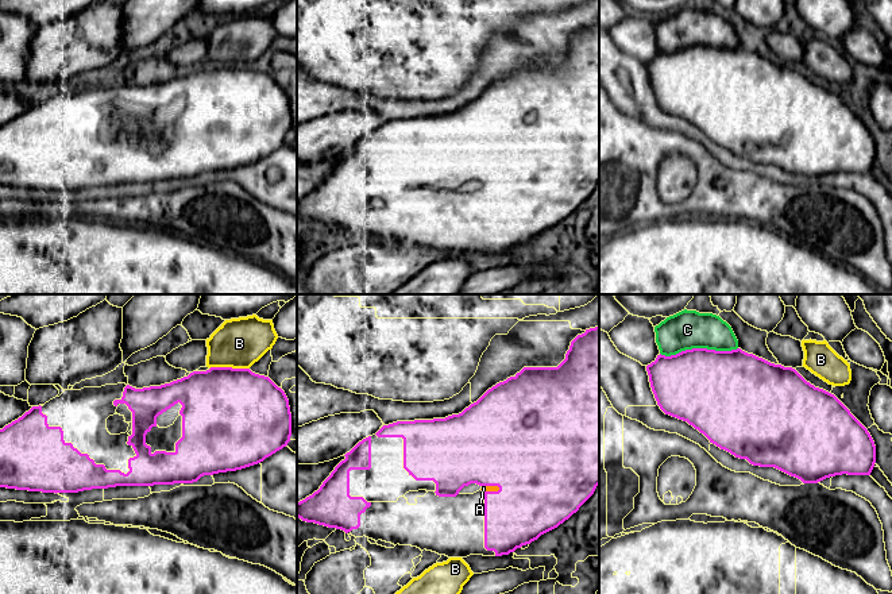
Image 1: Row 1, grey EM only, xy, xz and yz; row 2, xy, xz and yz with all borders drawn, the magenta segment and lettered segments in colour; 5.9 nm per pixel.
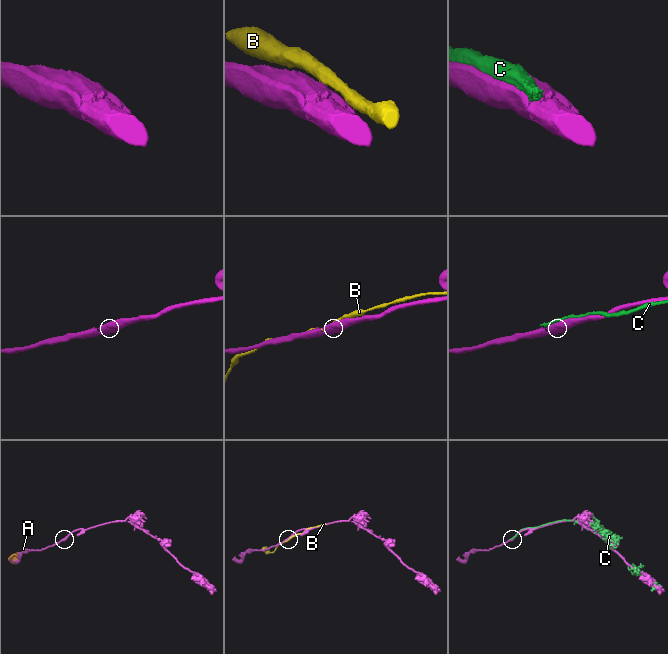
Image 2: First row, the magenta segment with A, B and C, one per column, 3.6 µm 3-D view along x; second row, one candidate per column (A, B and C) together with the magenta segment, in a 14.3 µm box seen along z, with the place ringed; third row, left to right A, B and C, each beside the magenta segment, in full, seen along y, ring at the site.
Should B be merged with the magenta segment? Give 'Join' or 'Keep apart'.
Keep apart

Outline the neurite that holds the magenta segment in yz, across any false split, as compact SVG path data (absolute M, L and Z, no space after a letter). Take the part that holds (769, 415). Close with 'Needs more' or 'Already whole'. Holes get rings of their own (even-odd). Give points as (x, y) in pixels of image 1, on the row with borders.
M692 348L671 356L660 354L646 371L657 405L665 414L687 421L710 443L753 466L775 467L803 483L842 474L870 475L874 467L876 446L868 429L834 394L815 387L792 367L771 363L741 348Z. Already whole

